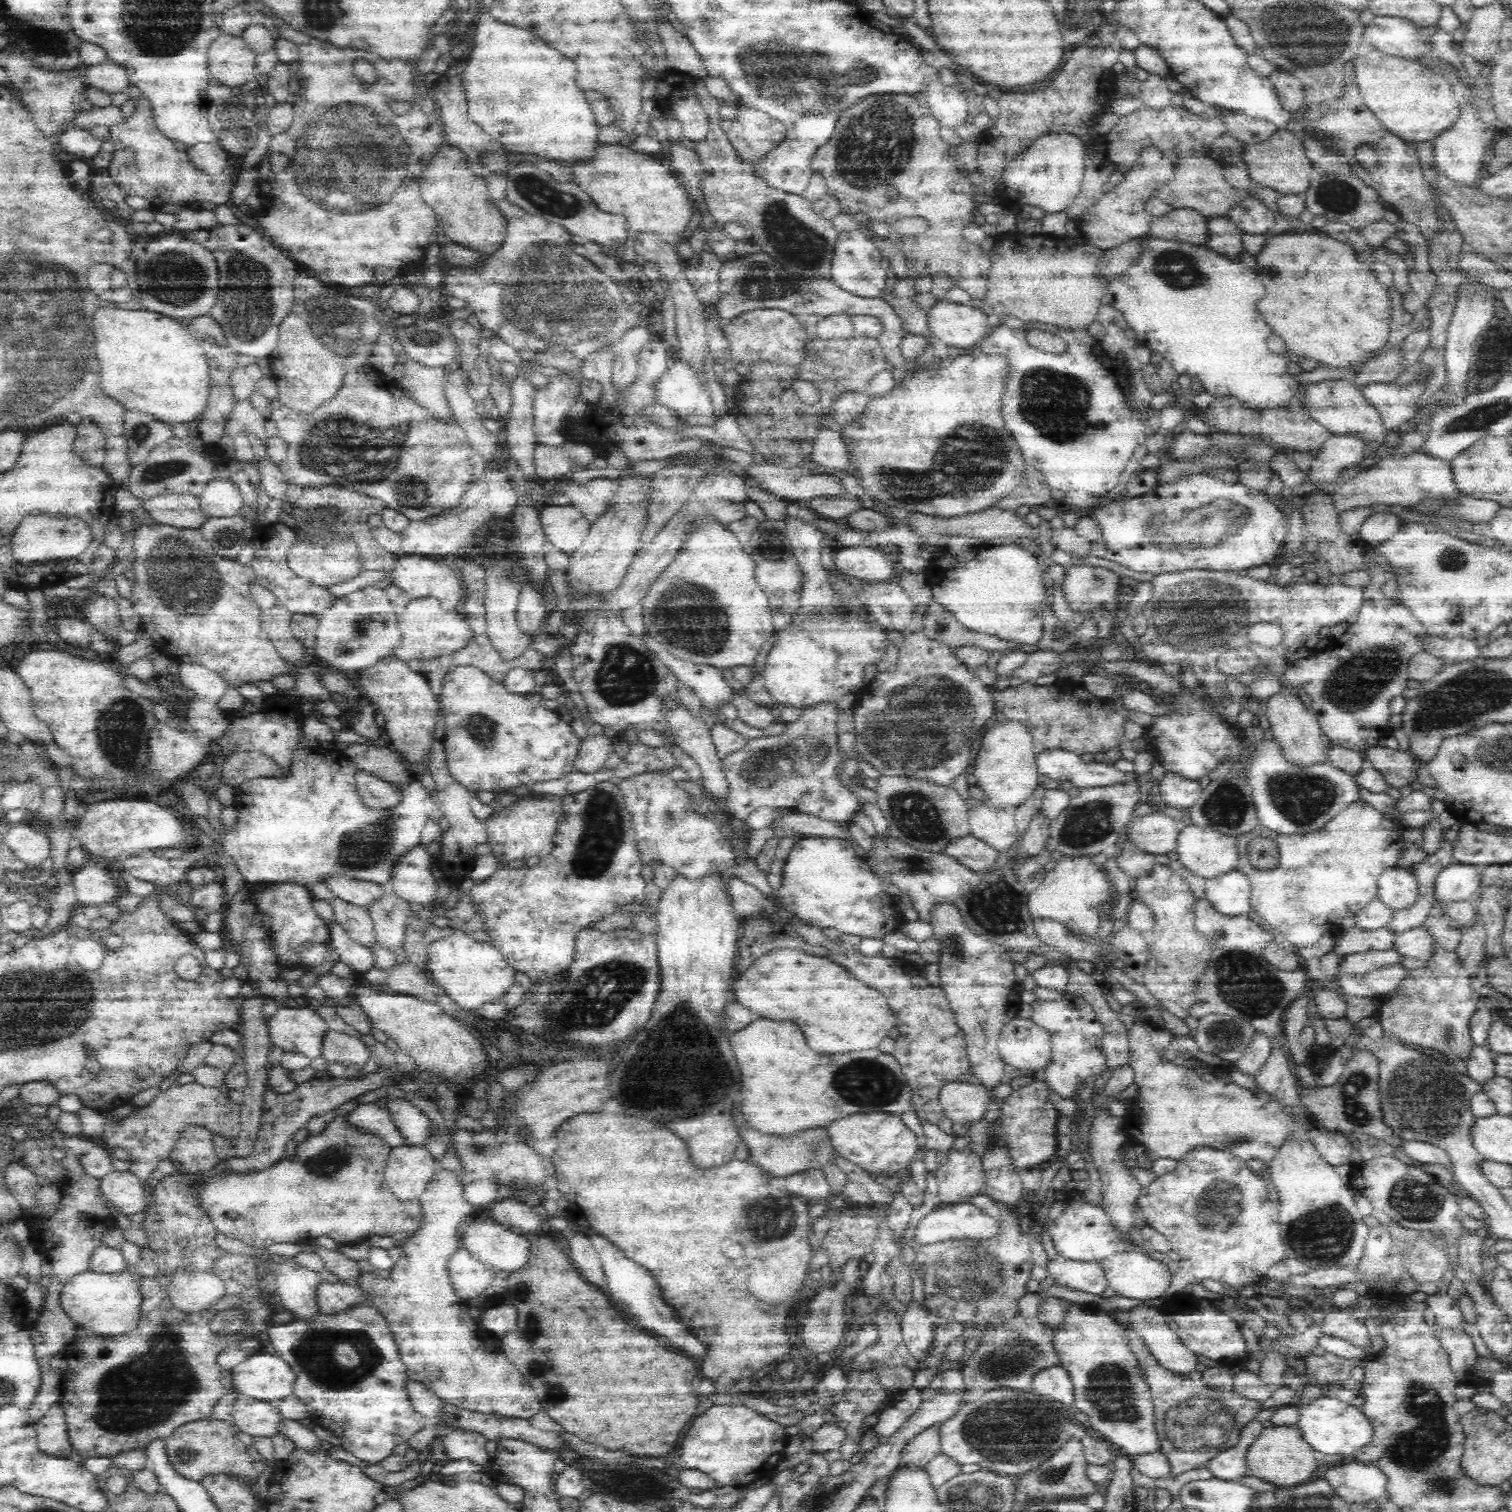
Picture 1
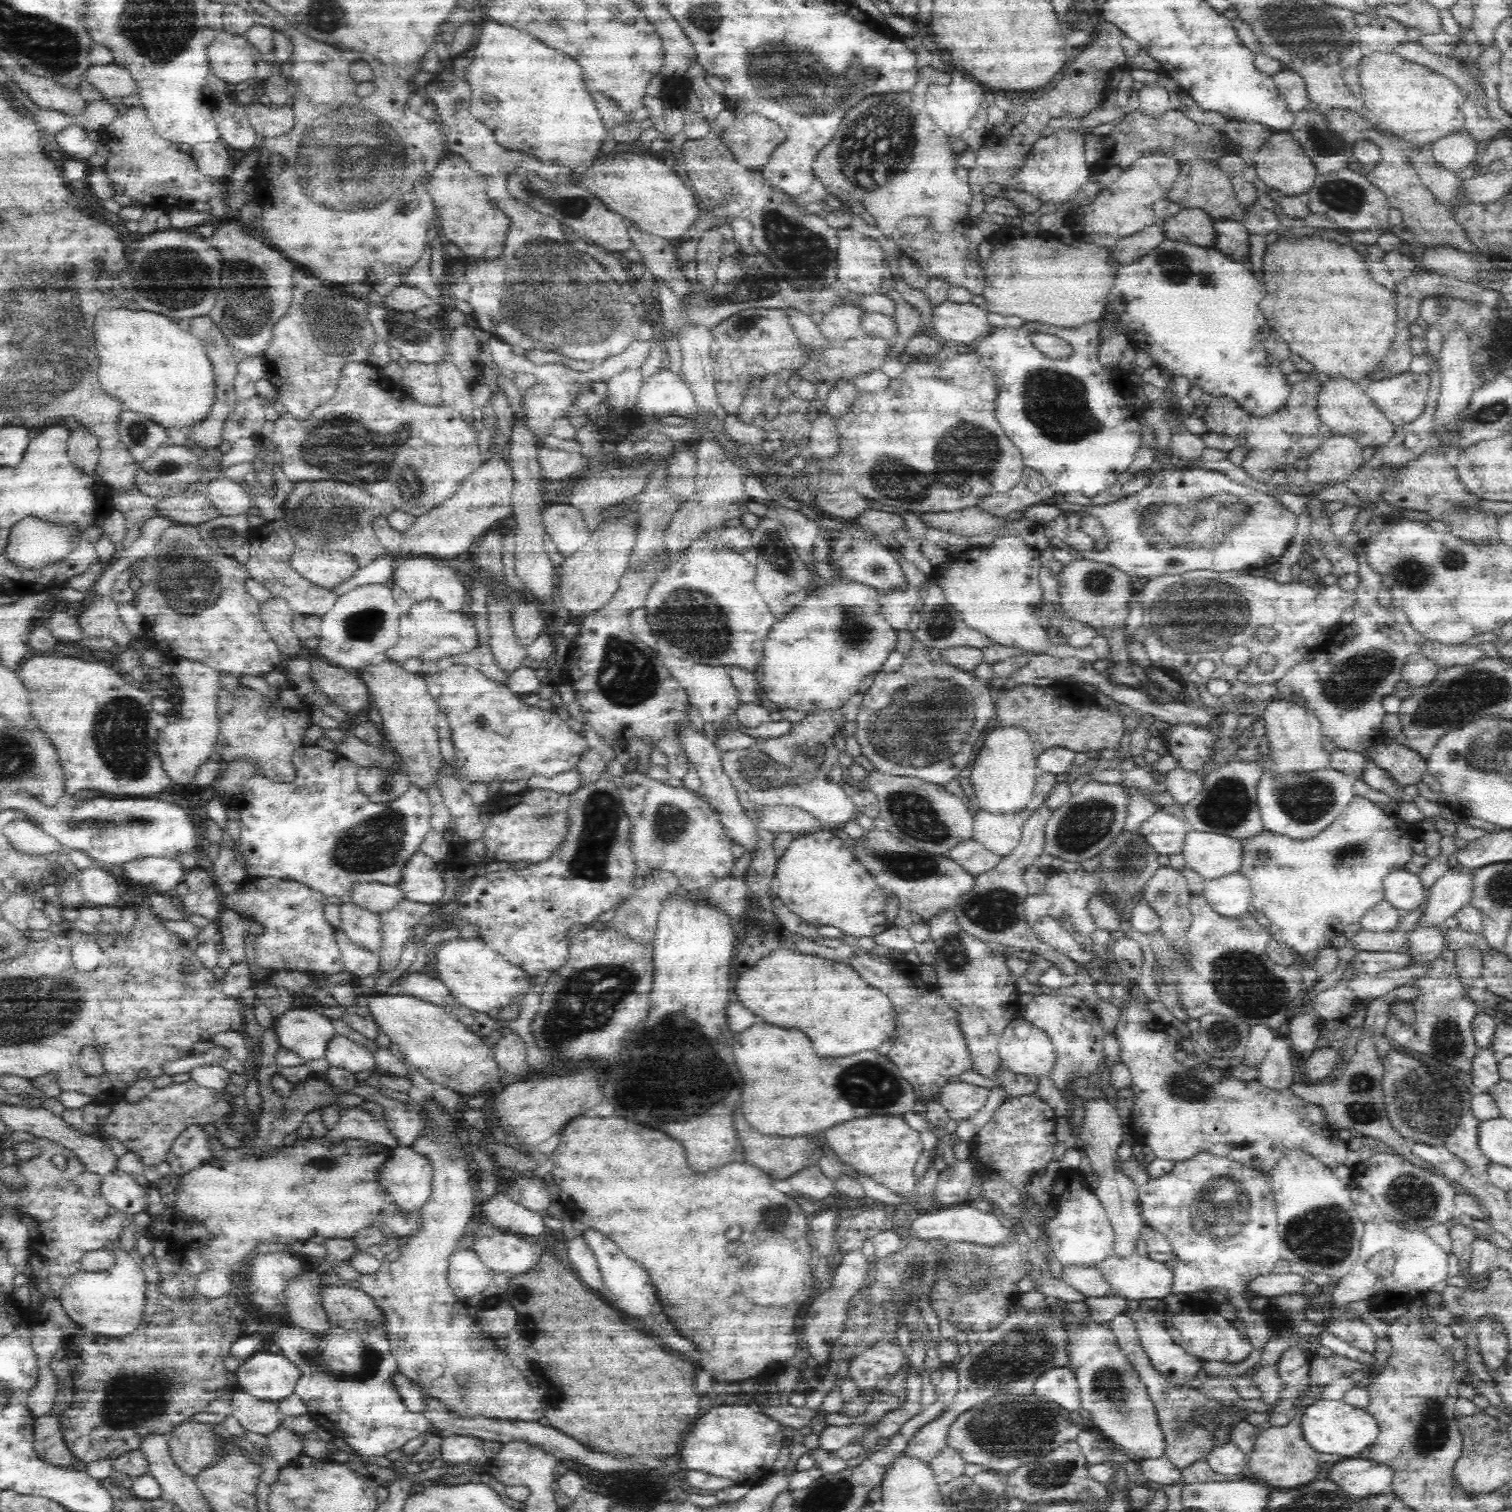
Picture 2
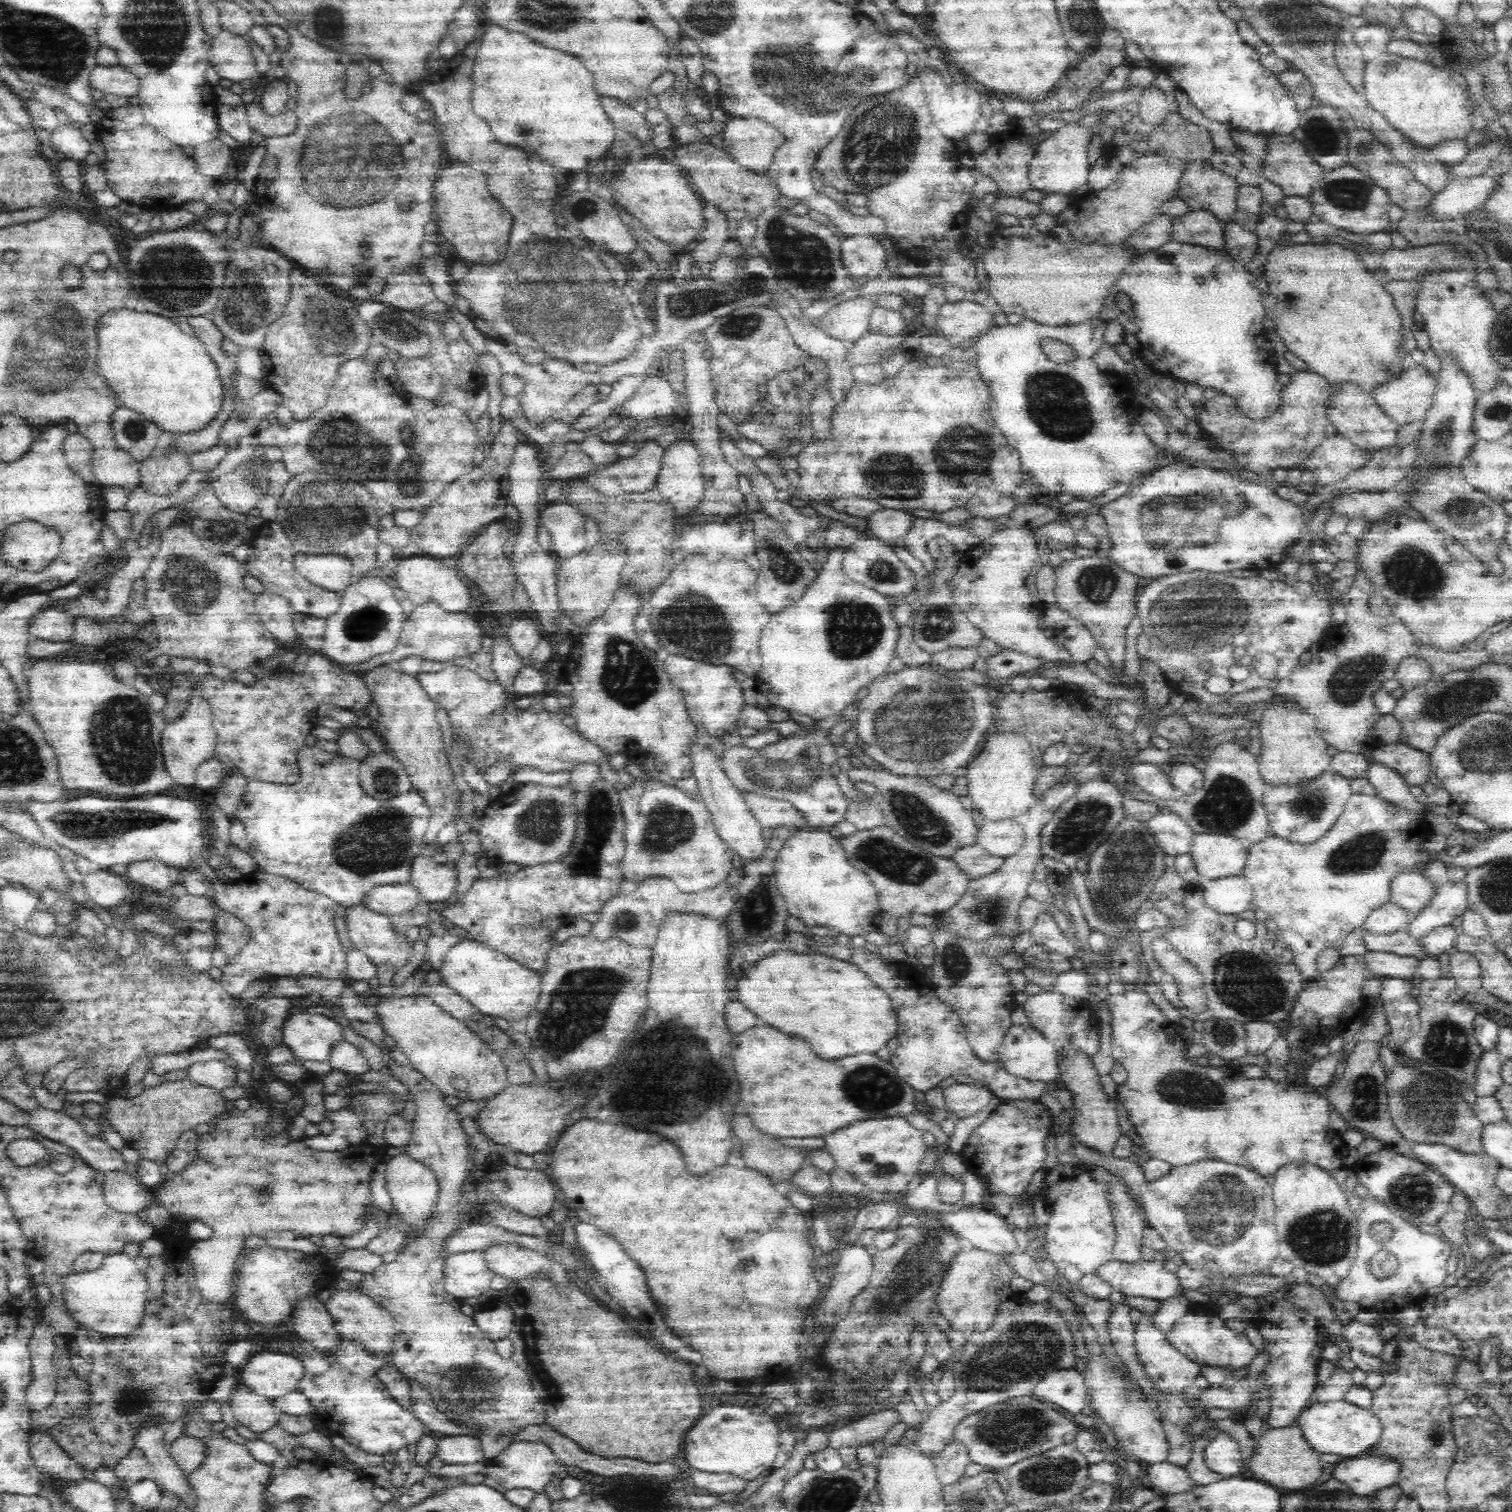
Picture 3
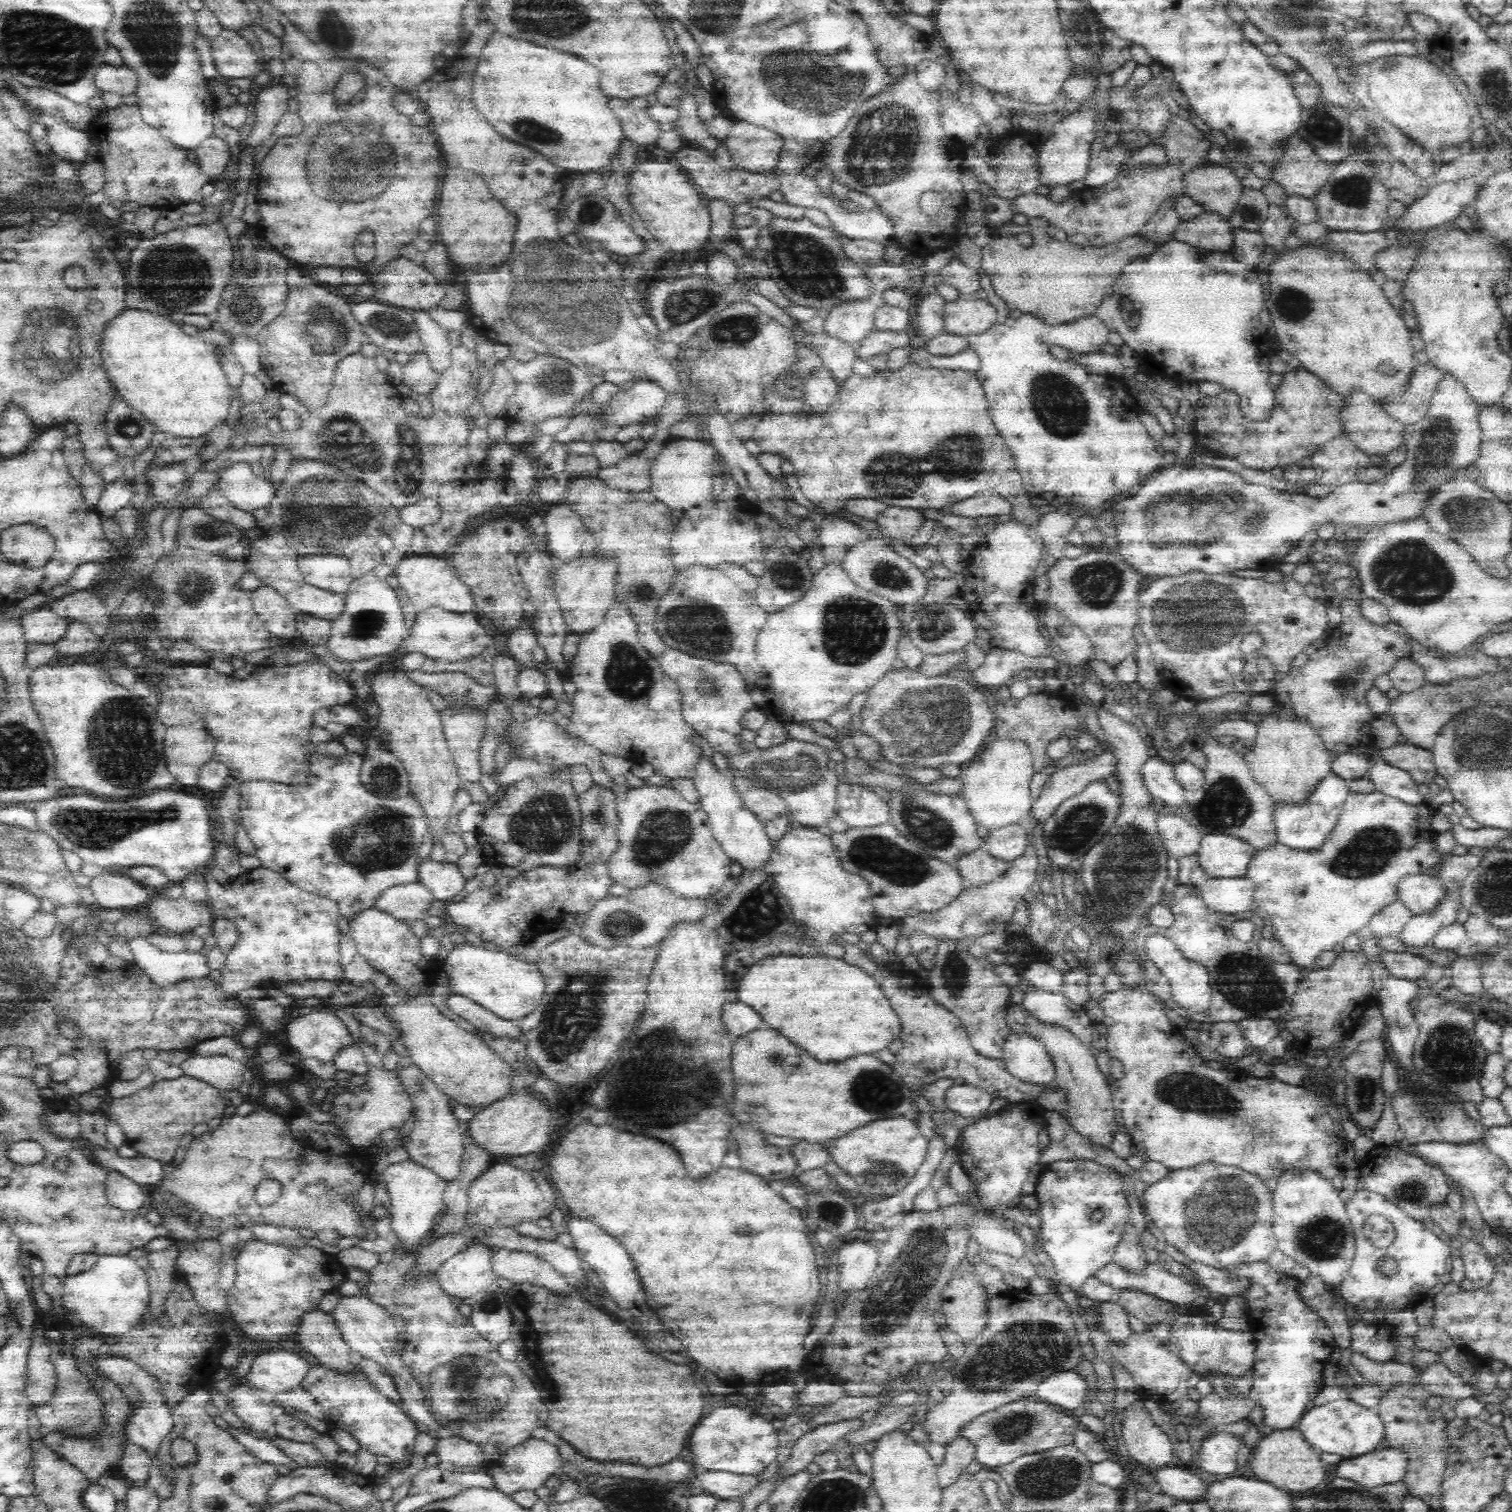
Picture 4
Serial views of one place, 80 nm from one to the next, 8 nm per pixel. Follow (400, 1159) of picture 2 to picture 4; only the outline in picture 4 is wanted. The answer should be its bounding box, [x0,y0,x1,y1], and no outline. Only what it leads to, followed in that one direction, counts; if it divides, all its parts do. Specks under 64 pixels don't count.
[382,1159,448,1251]

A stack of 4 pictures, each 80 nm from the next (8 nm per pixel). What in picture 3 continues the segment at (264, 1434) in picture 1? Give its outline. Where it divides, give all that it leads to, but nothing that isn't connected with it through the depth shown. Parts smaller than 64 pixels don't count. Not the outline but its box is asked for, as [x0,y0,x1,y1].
[228,1383,279,1434]

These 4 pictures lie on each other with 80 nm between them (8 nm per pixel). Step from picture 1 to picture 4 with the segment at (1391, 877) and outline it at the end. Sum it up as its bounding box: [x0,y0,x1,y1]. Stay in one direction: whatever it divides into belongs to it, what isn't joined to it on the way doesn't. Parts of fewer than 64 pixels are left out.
[1396,873,1446,916]

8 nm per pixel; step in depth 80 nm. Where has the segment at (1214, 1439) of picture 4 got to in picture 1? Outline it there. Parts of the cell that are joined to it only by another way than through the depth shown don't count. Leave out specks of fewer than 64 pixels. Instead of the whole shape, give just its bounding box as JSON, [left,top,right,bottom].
[1206,1448,1247,1483]

